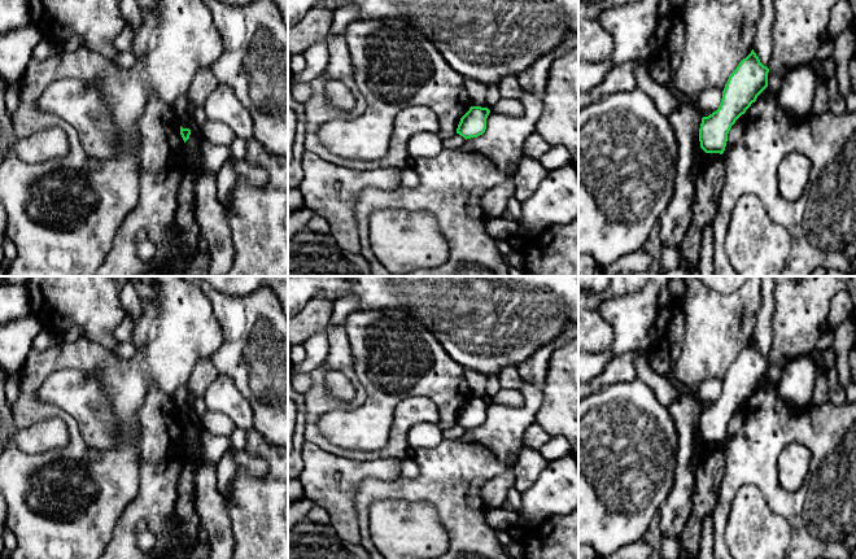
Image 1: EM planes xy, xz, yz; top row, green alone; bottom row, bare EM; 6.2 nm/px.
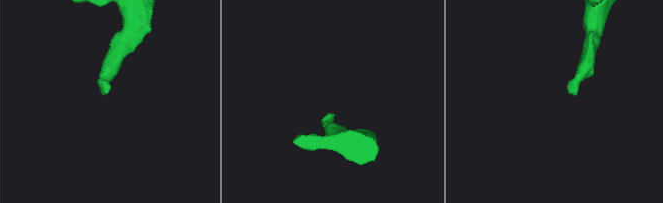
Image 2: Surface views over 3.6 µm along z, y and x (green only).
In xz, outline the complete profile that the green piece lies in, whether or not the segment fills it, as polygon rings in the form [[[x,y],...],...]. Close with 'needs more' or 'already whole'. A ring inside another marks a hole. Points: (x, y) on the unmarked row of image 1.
[[[471,397],[470,401],[460,409],[457,424],[466,431],[482,425],[486,420],[486,409],[490,401],[481,397]]]; already whole

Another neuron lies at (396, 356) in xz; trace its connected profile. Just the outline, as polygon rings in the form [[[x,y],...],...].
[[[355,310],[344,322],[355,375],[366,392],[364,402],[350,411],[333,409],[319,418],[318,427],[331,442],[350,450],[372,451],[389,438],[396,406],[407,397],[432,399],[442,429],[457,425],[460,409],[470,401],[464,368],[442,348],[436,335],[418,318],[402,310]]]

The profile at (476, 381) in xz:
[[[466,370],[463,379],[467,387],[470,388],[472,397],[488,398],[485,392],[488,380],[486,375],[473,370]]]

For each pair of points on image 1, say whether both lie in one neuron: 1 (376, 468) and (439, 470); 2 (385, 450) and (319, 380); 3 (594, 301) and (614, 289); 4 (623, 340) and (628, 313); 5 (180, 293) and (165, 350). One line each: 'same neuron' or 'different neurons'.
1: different neurons
2: same neuron
3: same neuron
4: same neuron
5: same neuron

